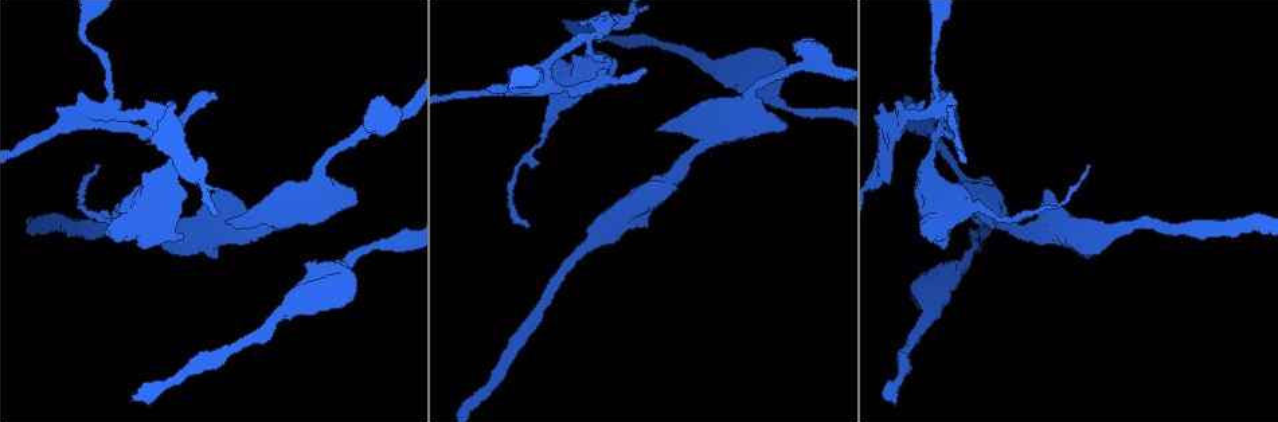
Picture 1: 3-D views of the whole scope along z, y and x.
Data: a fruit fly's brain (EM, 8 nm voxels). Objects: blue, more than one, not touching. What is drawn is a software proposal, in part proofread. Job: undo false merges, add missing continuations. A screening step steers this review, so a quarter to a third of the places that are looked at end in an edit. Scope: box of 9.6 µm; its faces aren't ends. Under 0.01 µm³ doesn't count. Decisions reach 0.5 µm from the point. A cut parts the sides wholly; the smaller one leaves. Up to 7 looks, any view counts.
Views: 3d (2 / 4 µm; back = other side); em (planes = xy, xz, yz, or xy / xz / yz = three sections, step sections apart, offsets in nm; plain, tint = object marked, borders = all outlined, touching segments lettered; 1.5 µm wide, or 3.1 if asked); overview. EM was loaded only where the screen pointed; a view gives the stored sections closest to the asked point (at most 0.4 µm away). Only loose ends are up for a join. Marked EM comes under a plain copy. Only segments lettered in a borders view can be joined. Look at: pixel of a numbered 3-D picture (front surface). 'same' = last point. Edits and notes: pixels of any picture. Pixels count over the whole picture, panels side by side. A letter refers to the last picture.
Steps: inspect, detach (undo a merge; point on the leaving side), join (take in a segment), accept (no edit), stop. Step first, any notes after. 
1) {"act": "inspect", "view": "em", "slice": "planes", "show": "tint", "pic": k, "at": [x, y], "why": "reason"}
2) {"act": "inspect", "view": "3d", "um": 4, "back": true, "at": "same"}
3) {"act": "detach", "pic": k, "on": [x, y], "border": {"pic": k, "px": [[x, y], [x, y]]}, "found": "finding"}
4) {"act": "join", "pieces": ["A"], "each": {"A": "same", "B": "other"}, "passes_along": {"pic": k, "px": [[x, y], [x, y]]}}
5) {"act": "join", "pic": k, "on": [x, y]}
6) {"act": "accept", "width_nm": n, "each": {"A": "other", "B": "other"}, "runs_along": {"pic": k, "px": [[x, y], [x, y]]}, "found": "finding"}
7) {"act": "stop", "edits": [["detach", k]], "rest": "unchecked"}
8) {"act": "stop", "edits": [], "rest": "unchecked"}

{"act": "inspect", "view": "em", "slice": "planes", "show": "borders", "pic": 1, "at": [109, 111], "why": "a narrow waist"}

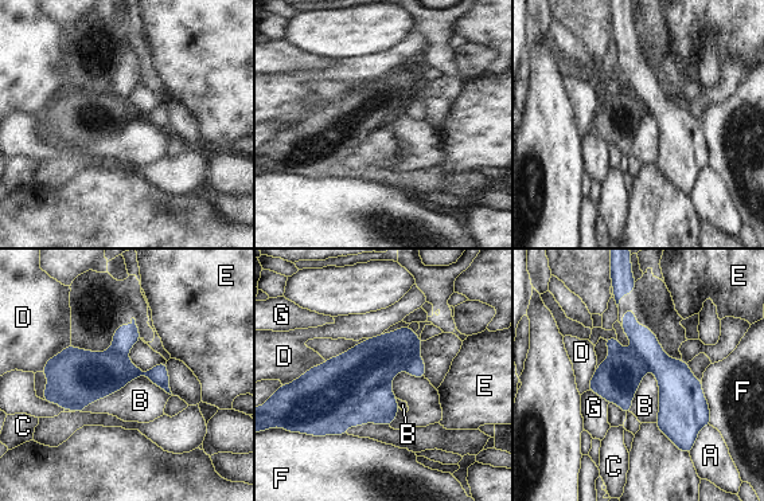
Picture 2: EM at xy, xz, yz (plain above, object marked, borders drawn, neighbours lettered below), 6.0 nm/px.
{"act": "detach", "pic": 2, "on": [323, 396], "each": {"A": "other", "B": "other", "C": "other", "D": "other", "E": "other", "F": "other", "G": "other"}, "border": {"pic": 2, "px": [[389, 383], [370, 390], [342, 422]]}, "found": "two neurons meet here"}

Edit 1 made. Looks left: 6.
{"act": "inspect", "view": "overview"}

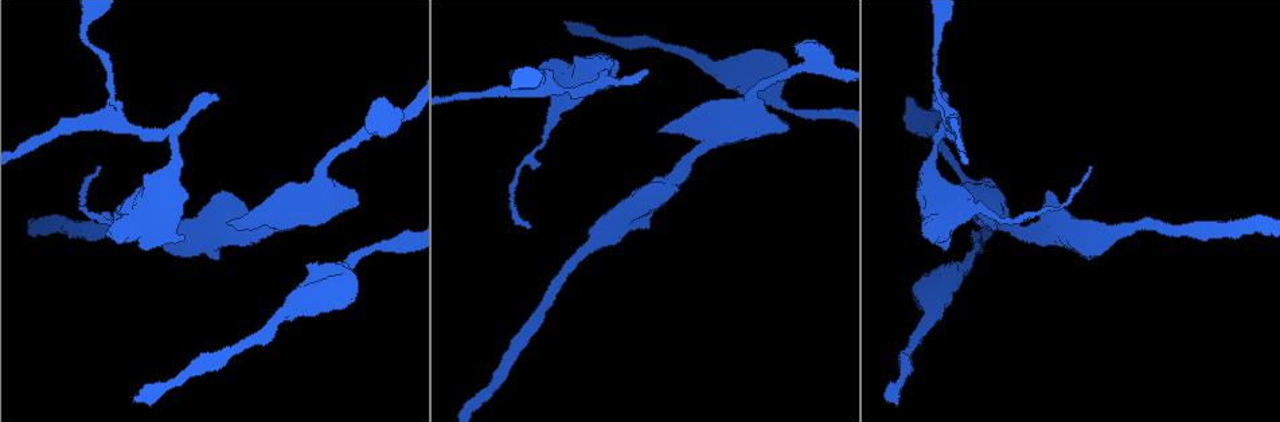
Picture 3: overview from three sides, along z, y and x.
{"act": "inspect", "view": "em", "slice": "planes", "show": "borders", "pic": 3, "at": [643, 71], "why": "free end"}

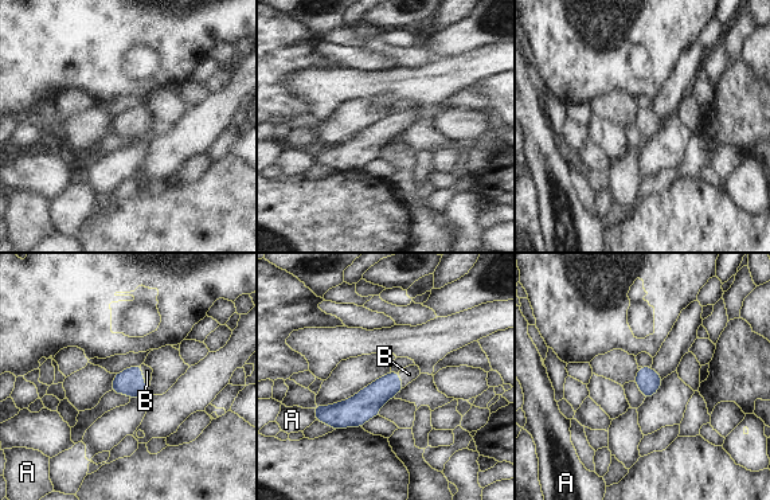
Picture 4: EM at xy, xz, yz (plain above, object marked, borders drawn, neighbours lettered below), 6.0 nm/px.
{"act": "join", "pieces": ["B"], "each": {"A": "other", "B": "same"}, "found": "it goes on there"}

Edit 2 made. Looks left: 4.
{"act": "inspect", "view": "overview", "why": "redraw"}

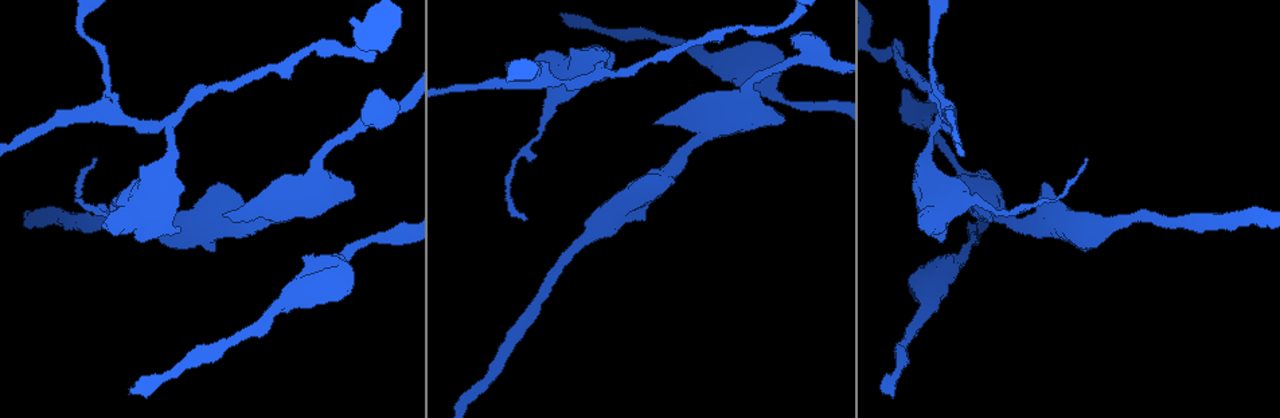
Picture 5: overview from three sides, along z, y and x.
{"act": "inspect", "view": "em", "slice": "xz", "step": 8, "show": "borders", "pic": 5, "at": [791, 40], "why": "an open end"}

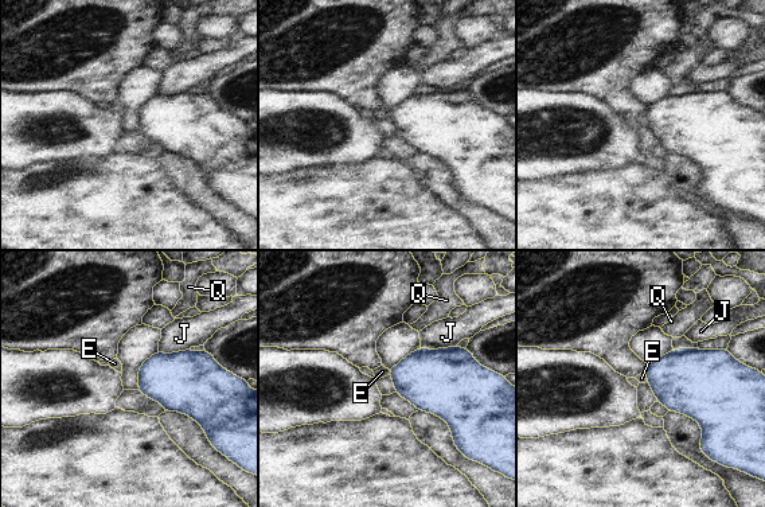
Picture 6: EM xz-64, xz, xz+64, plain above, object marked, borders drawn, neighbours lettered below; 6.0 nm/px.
{"act": "accept", "longest_contact_nm": ["J", 200], "each": {"E": "other", "J": "other", "Q": "other"}, "border": {"pic": 6, "px": [[387, 370], [390, 374]]}, "found": "no lettered segment goes on from it"}

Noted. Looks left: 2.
{"act": "stop", "edits": [["detach", 2], ["join", 4]], "rest": "unchecked"}

